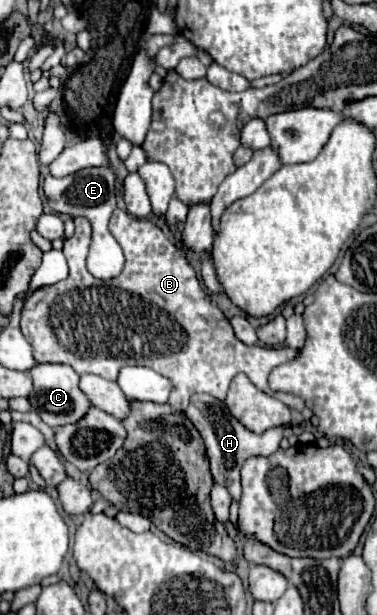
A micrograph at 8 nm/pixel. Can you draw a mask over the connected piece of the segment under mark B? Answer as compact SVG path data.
M116 208L112 212L110 234L118 240L118 244L124 250L126 262L130 264L130 286L102 286L100 280L90 276L90 272L86 270L86 254L88 254L88 246L92 240L92 226L82 216L74 218L74 224L76 224L76 232L74 232L74 236L64 238L64 250L62 250L68 260L68 266L70 266L68 278L54 284L54 286L38 288L26 300L24 310L22 310L20 330L26 336L26 340L30 340L32 348L34 348L34 358L38 362L68 364L80 376L96 374L106 380L116 380L118 368L122 368L126 364L148 366L172 382L172 392L170 392L168 404L176 412L184 412L190 396L196 392L206 392L218 400L224 400L232 378L242 372L262 392L282 400L286 406L290 406L294 410L304 410L306 404L300 396L294 396L288 392L274 392L268 386L268 376L270 376L272 368L294 360L296 350L292 350L288 346L264 348L264 346L242 344L234 336L230 322L216 308L216 304L210 300L210 294L200 286L196 272L186 258L186 252L182 248L174 246L156 224L152 224L146 218L136 218L120 208Z

